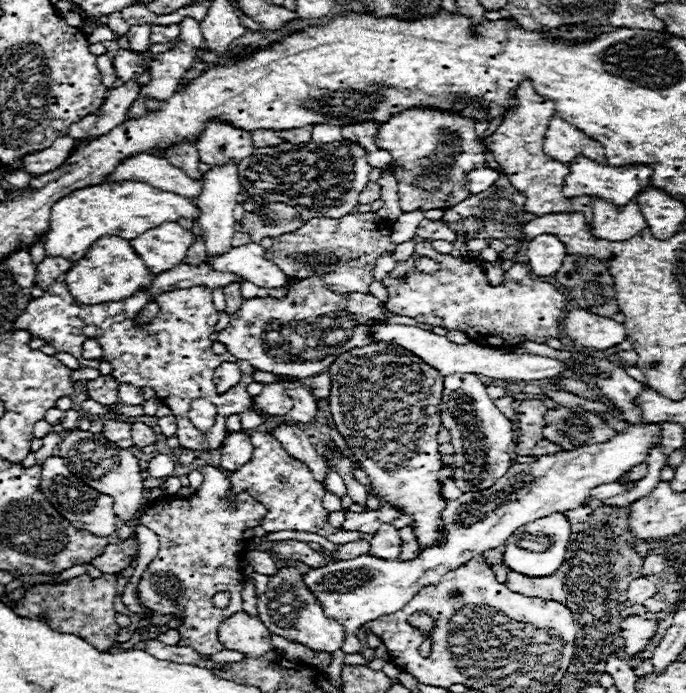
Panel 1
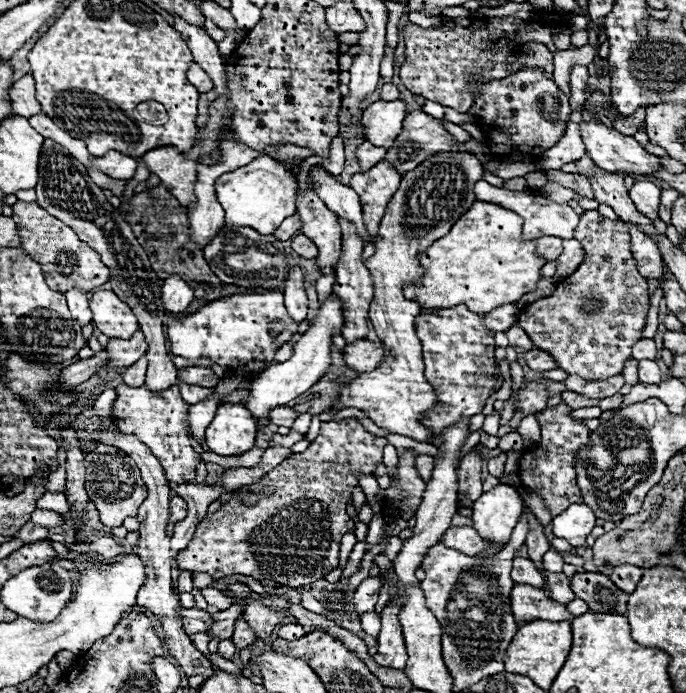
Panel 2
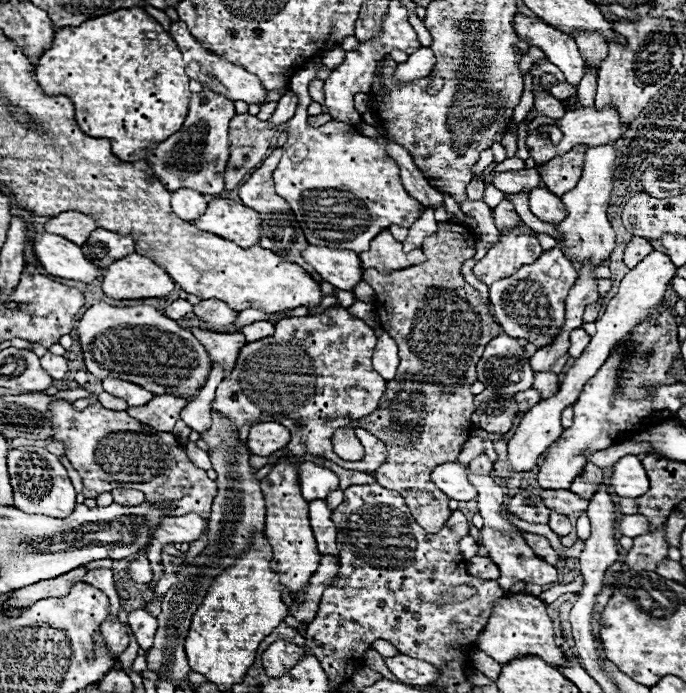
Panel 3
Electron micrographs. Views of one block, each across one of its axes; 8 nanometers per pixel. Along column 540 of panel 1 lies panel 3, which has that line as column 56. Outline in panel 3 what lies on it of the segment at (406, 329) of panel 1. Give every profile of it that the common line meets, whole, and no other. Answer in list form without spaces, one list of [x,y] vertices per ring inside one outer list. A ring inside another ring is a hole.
[[[46,354],[40,358],[42,368],[54,378],[54,380],[64,380],[66,372],[68,372],[68,360],[62,356],[54,356],[54,354]]]

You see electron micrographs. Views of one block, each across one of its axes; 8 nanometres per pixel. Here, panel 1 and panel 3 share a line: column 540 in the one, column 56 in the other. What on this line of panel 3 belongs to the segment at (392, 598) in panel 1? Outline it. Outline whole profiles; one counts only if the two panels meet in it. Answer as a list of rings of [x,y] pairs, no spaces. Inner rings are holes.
[[[20,446],[8,452],[8,472],[10,484],[14,488],[14,506],[28,514],[46,514],[54,518],[68,518],[76,506],[74,486],[66,474],[66,468],[58,456],[50,454],[46,448]]]

